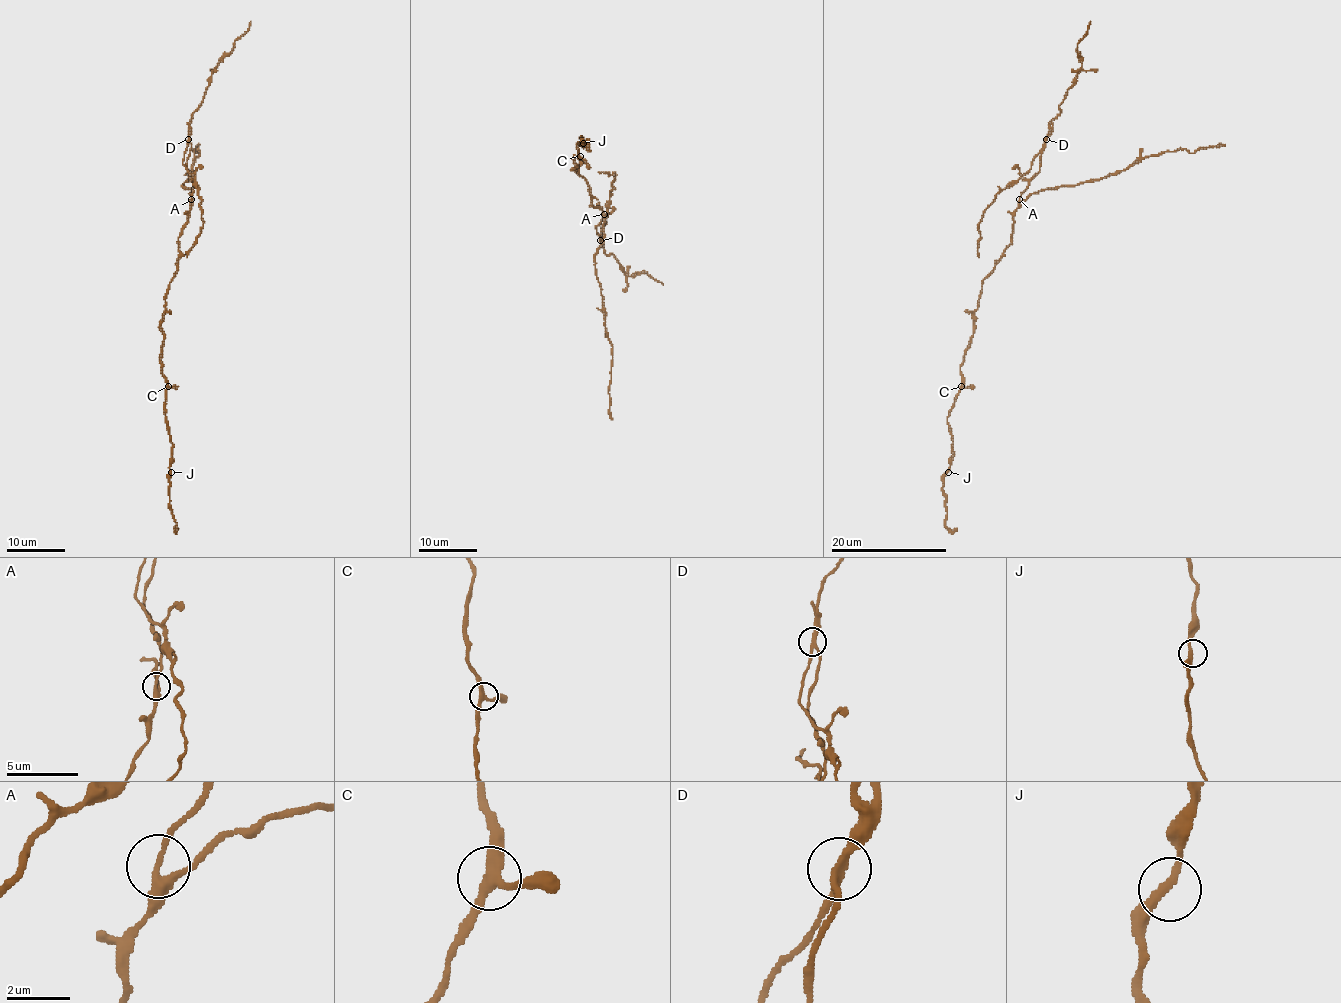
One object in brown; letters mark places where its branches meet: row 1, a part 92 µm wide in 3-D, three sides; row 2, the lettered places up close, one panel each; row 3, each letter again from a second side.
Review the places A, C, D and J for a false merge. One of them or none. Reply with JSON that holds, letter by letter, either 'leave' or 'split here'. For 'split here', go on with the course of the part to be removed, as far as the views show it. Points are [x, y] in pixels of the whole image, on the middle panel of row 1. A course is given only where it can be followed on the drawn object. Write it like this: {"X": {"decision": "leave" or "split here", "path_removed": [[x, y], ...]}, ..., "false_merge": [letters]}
{"A": {"decision": "leave"}, "C": {"decision": "leave"}, "D": {"decision": "split here", "path_removed": [[601, 240], [595, 227], [606, 214], [615, 176], [614, 173], [599, 173]]}, "J": {"decision": "leave"}, "false_merge": ["D"]}

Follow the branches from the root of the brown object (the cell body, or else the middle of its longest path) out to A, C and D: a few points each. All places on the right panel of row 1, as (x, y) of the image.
A: (995, 266), (1011, 243), (1013, 212), (1019, 199)
C: (995, 266), (982, 283), (971, 343), (960, 367), (961, 386)
D: (995, 266), (1011, 243), (1013, 212), (1019, 196), (1040, 170), (1045, 138)

